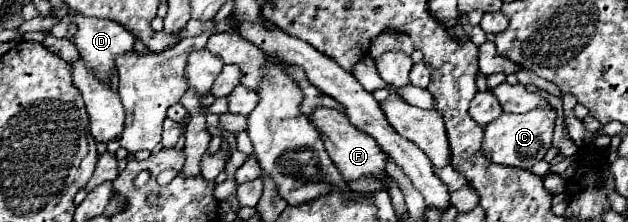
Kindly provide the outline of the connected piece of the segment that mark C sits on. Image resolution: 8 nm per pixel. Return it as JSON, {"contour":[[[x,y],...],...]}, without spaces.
{"contour":[[[541,105],[541,107],[535,107],[535,109],[521,113],[521,115],[501,113],[495,121],[491,121],[485,127],[483,155],[499,165],[531,169],[537,161],[541,161],[545,157],[545,153],[551,147],[555,117],[557,117],[557,111],[551,105]]]}

